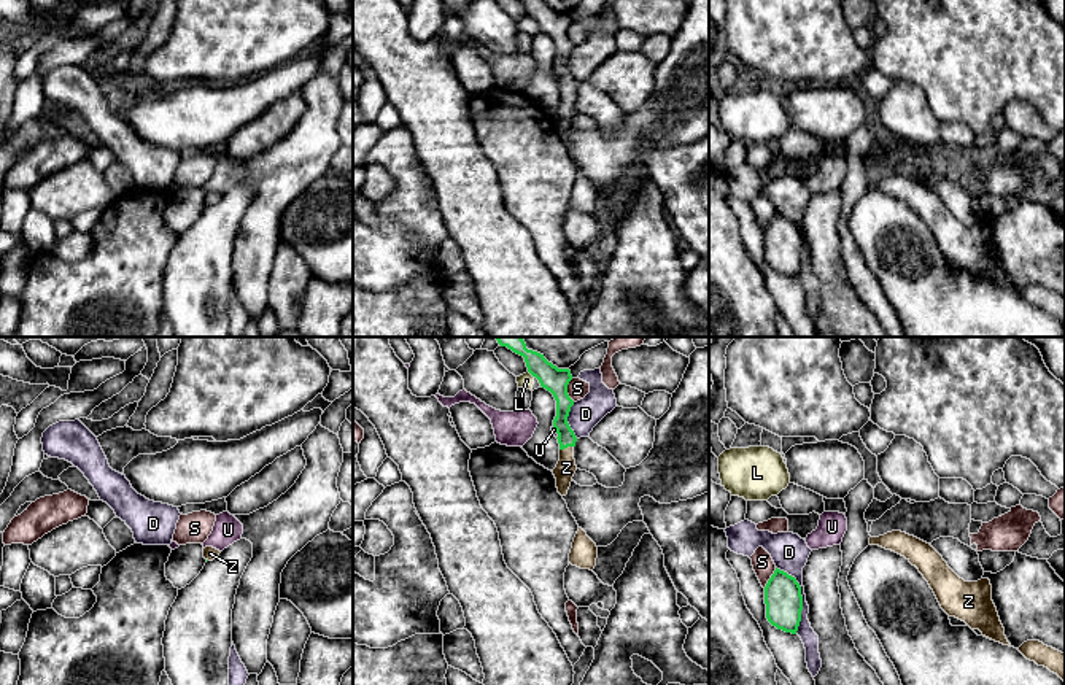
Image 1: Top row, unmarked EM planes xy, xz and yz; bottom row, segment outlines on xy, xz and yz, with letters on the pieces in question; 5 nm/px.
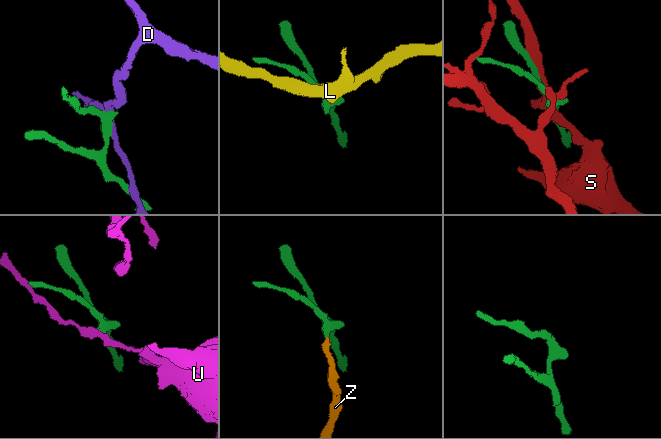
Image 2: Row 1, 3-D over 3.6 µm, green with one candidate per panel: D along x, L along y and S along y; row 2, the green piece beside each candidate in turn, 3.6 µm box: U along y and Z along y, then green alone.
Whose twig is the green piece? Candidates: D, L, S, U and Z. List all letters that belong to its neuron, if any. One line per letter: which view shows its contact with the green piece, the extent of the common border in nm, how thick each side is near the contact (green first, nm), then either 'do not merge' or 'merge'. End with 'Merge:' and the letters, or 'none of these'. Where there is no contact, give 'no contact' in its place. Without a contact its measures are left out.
D: yz | 360 nm | 190/190 nm | do not merge
L: xz | 50 nm | 130/80 nm | do not merge
S: xz | 120 nm | 130/100 nm | do not merge
U: xz | 70 nm | 110/20 nm | do not merge
Z: xz | 80 nm | 90/100 nm | merge
Merge: Z

